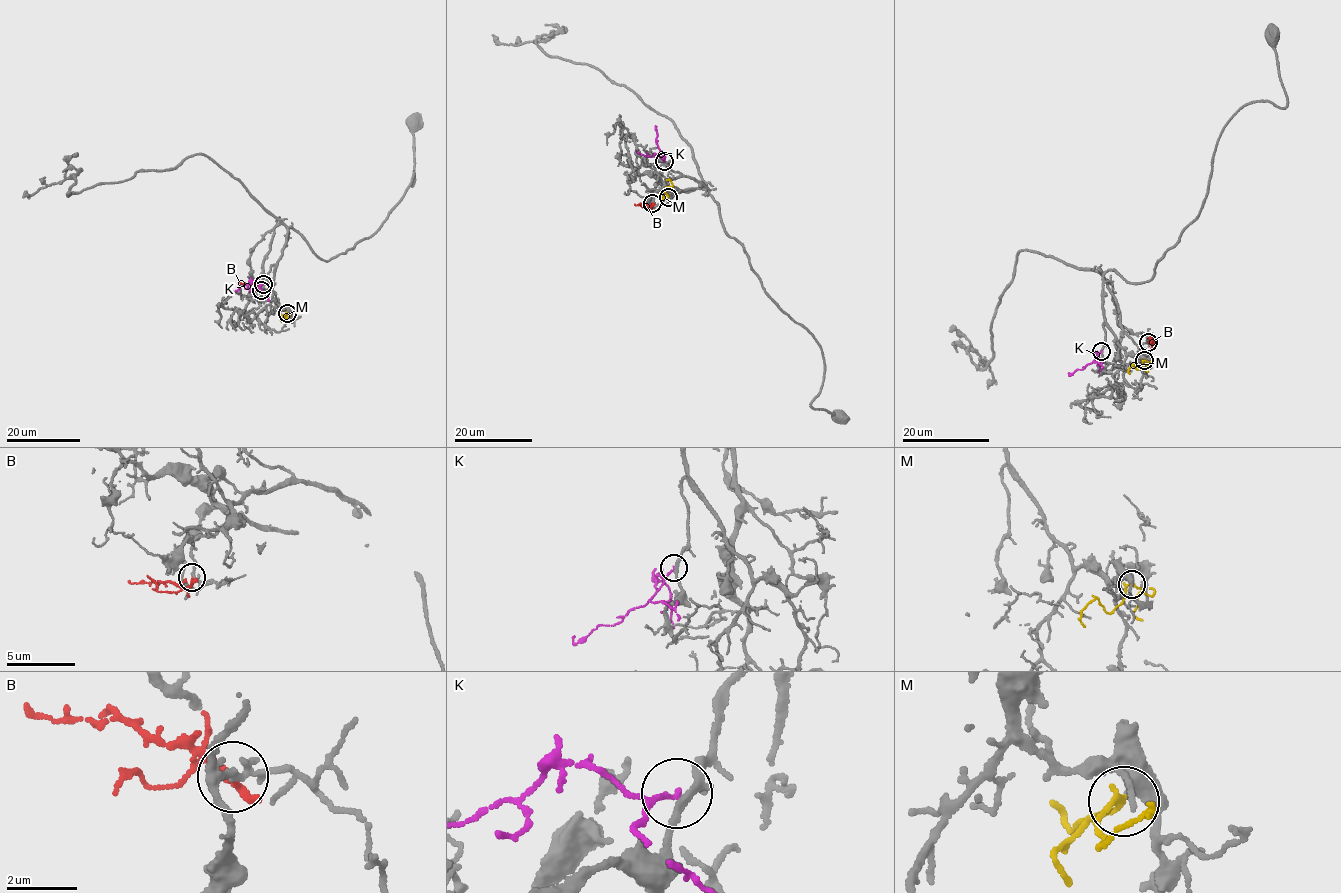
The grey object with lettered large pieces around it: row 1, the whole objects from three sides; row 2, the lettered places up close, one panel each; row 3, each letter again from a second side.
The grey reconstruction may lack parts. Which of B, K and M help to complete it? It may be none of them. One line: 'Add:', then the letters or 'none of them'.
Add: M

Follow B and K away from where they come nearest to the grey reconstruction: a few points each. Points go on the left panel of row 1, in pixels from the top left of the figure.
B: (262, 290), (240, 282)
K: (263, 284), (258, 290), (249, 287)

